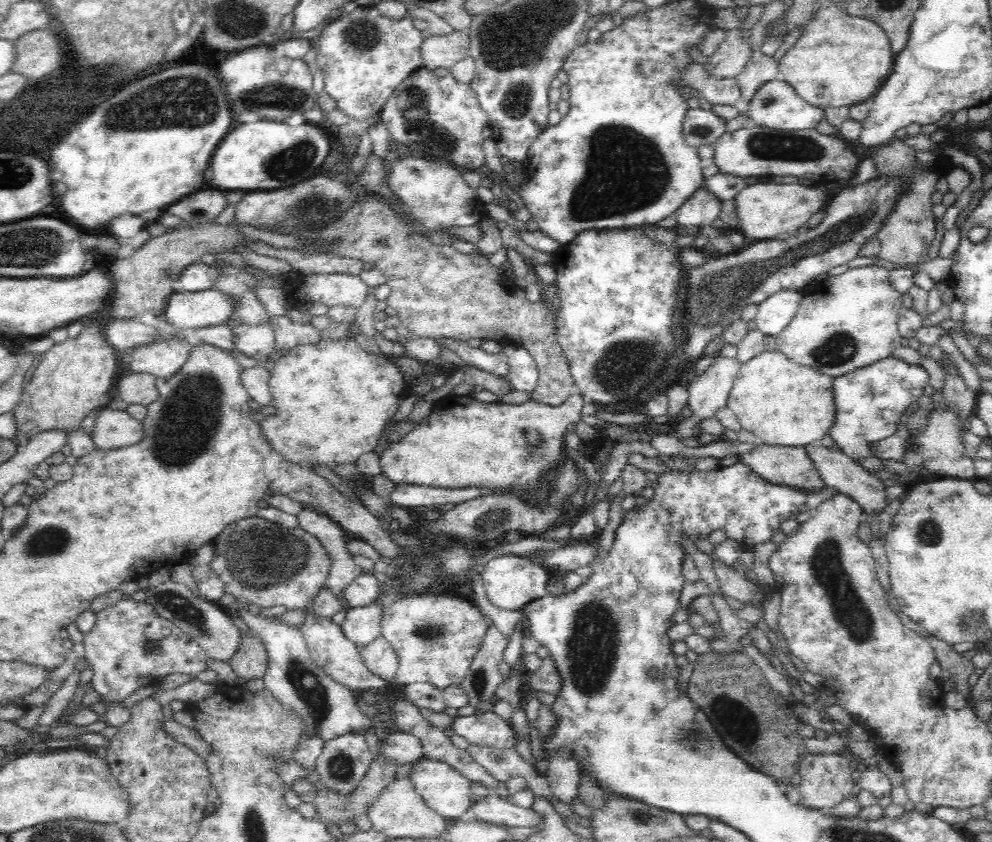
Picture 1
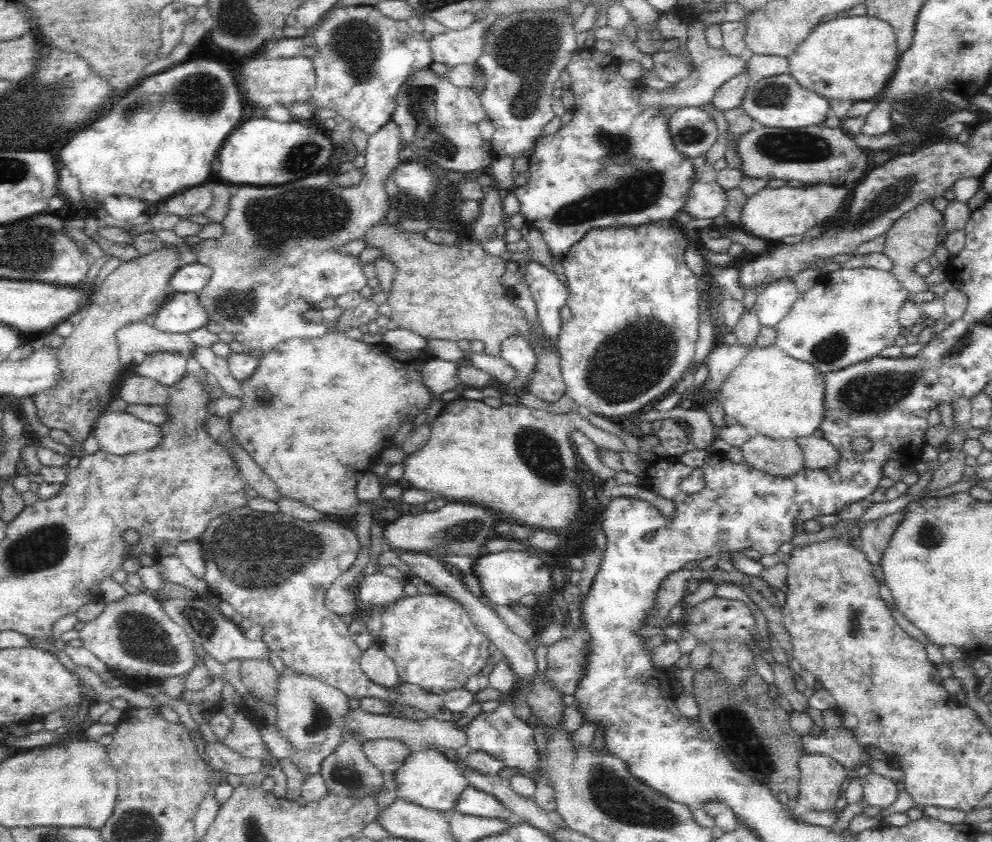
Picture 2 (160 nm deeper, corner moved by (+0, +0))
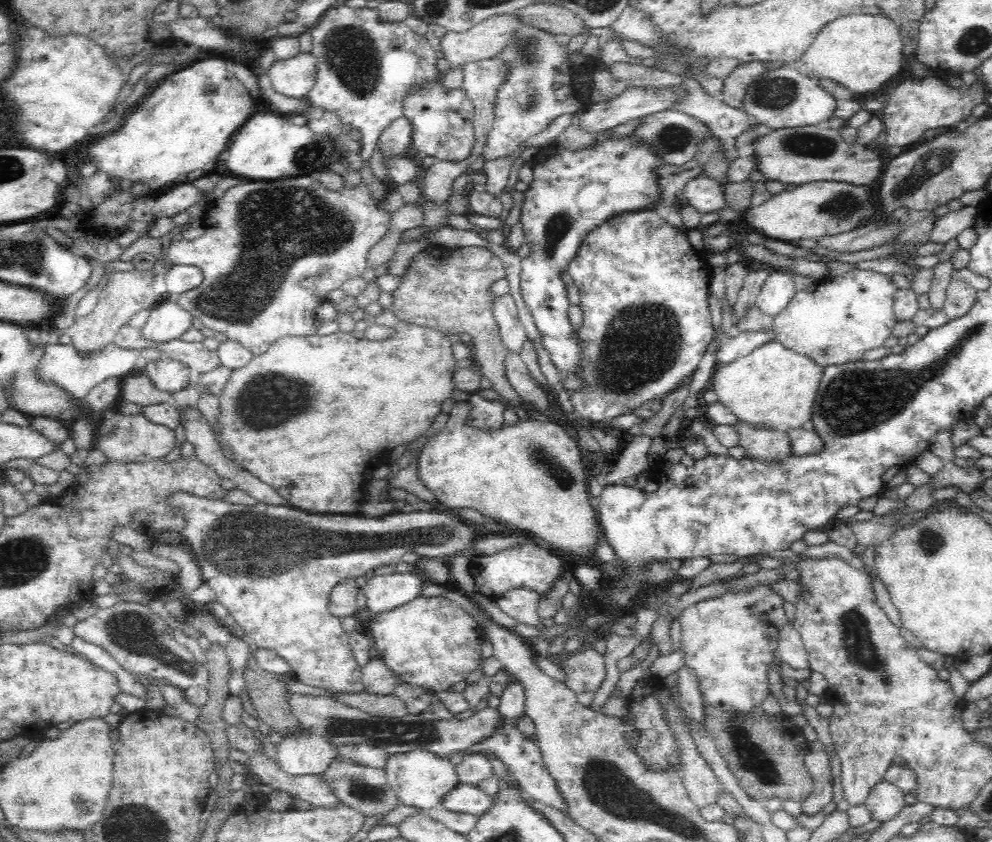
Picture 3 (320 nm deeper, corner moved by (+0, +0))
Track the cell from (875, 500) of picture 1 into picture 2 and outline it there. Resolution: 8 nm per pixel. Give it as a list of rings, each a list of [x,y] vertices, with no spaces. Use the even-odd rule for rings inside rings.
[[[800,436],[794,438],[802,451],[803,463],[806,468],[826,469],[834,466],[838,460],[838,451],[824,437]]]

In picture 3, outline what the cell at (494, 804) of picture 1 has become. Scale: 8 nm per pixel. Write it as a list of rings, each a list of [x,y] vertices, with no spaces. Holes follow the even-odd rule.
[[[458,784],[442,800],[446,810],[464,814],[473,814],[480,817],[486,809],[494,804],[494,798],[478,786],[469,784]]]

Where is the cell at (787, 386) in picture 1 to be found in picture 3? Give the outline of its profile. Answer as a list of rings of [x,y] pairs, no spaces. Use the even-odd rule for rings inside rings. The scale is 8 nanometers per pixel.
[[[776,340],[736,358],[730,364],[718,364],[712,375],[712,388],[718,395],[717,400],[735,414],[737,420],[786,431],[800,428],[810,420],[822,374],[823,367],[810,357],[798,354]]]

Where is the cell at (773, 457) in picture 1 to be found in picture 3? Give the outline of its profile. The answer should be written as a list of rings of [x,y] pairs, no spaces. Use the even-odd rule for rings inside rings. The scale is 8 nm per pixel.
[[[736,420],[732,424],[732,427],[736,429],[738,433],[739,445],[746,450],[746,456],[754,458],[756,460],[778,460],[778,458],[786,458],[791,454],[790,439],[783,429],[766,429],[758,427],[754,424],[748,424],[741,420]]]

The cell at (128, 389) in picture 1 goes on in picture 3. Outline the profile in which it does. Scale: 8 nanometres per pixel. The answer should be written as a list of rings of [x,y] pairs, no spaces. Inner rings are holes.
[[[130,375],[122,380],[120,398],[138,406],[150,406],[171,400],[171,394],[158,390],[149,376]]]

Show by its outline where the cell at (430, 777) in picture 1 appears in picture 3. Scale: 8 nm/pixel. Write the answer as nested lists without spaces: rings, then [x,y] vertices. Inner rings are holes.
[[[418,748],[410,752],[396,752],[394,755],[389,755],[383,770],[387,783],[393,788],[399,801],[422,809],[430,809],[435,804],[442,803],[444,796],[458,785],[452,762]]]

